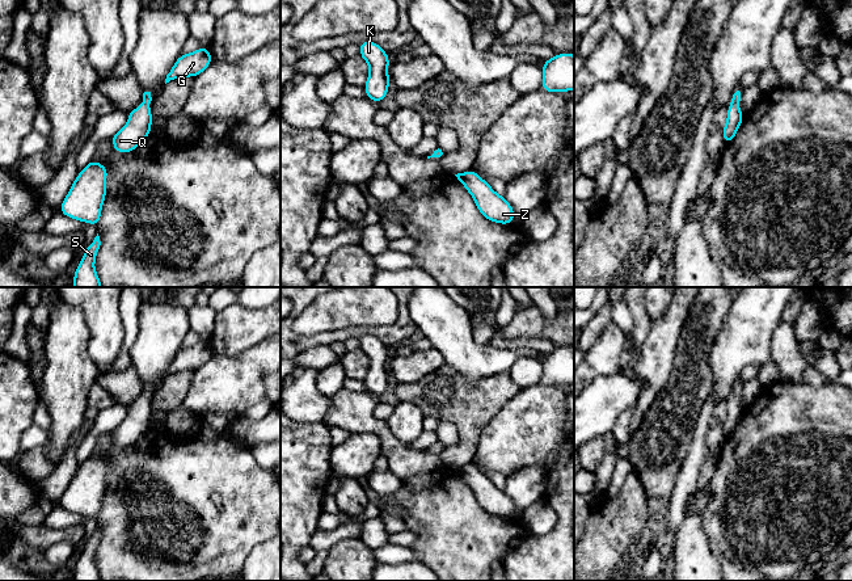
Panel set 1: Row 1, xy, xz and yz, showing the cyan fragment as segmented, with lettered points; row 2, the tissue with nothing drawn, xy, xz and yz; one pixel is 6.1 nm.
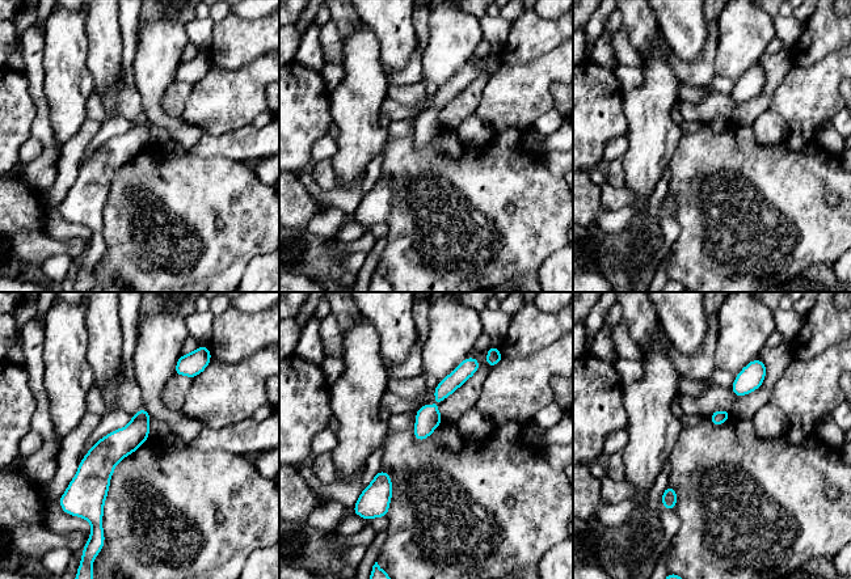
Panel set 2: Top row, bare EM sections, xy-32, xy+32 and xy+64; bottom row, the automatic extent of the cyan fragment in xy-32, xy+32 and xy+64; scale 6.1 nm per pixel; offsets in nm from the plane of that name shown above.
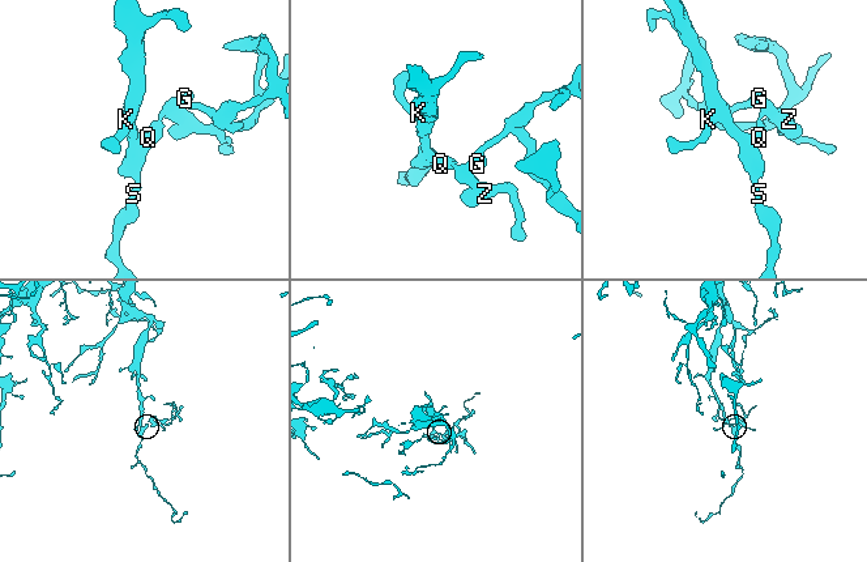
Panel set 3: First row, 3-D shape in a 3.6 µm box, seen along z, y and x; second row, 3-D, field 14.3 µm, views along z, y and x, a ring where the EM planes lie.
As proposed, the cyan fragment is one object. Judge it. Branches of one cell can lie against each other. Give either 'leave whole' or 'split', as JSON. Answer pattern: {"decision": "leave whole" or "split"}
{"decision": "leave whole"}

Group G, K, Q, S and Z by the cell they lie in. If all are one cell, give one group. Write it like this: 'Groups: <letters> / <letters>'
Groups: G K Q S Z

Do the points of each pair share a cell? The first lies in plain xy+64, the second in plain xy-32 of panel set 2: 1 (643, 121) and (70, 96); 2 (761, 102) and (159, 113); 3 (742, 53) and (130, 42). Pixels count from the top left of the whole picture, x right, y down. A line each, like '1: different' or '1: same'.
1: same
2: different
3: different

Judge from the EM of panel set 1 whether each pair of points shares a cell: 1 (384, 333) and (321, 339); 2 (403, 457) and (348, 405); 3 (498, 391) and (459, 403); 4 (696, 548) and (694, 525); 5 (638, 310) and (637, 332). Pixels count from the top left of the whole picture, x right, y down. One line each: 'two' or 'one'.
1: one
2: one
3: one
4: one
5: one

